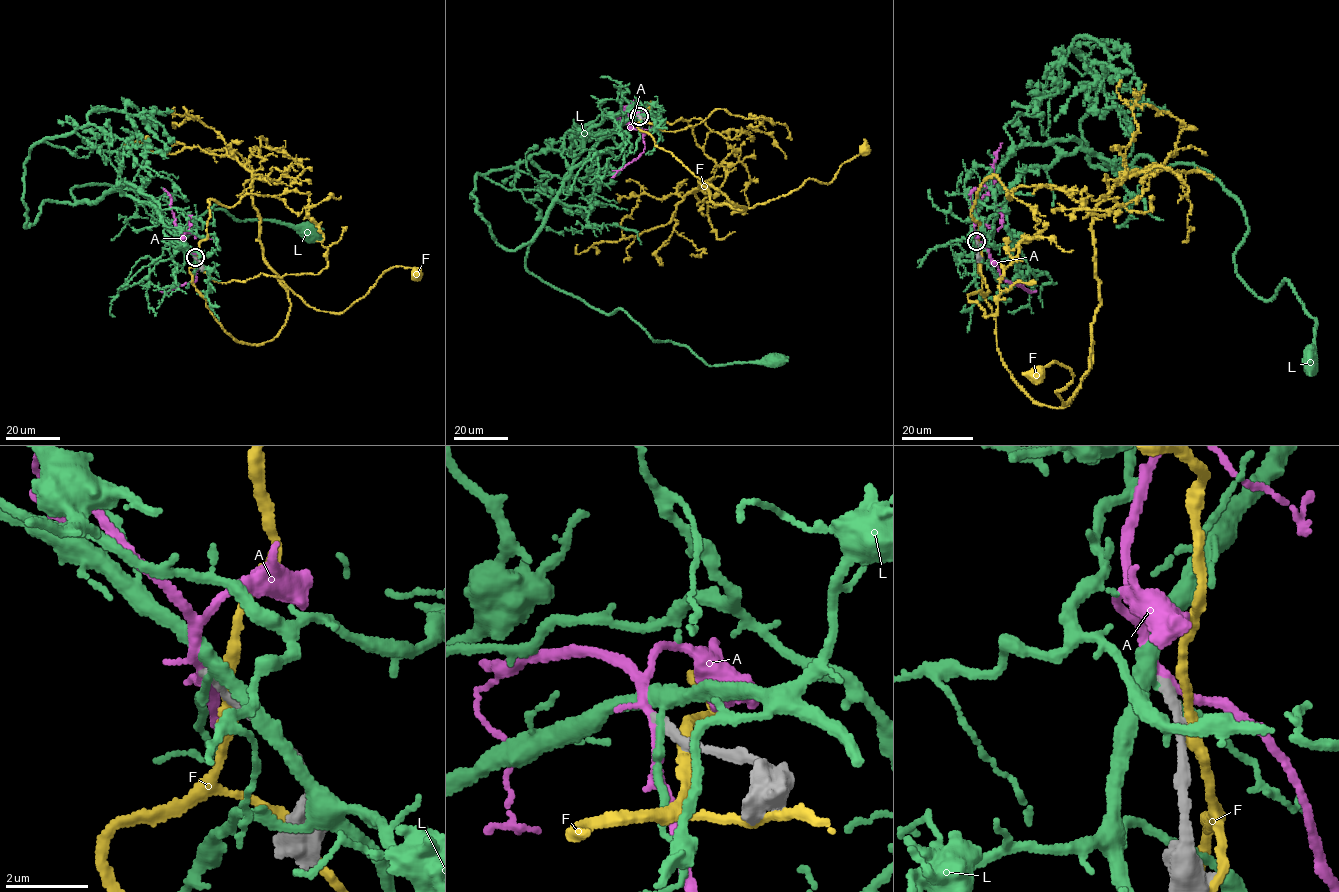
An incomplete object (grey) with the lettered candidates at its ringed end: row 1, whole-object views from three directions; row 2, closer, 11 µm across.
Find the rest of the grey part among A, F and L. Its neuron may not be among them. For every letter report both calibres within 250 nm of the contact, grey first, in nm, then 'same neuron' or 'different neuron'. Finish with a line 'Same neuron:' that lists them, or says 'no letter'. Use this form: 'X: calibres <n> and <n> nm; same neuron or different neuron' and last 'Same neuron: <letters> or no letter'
A: calibres 240 and 200 nm; different neuron
F: calibres 260 and 280 nm; different neuron
L: calibres 240 and 260 nm; different neuron
Same neuron: no letter

